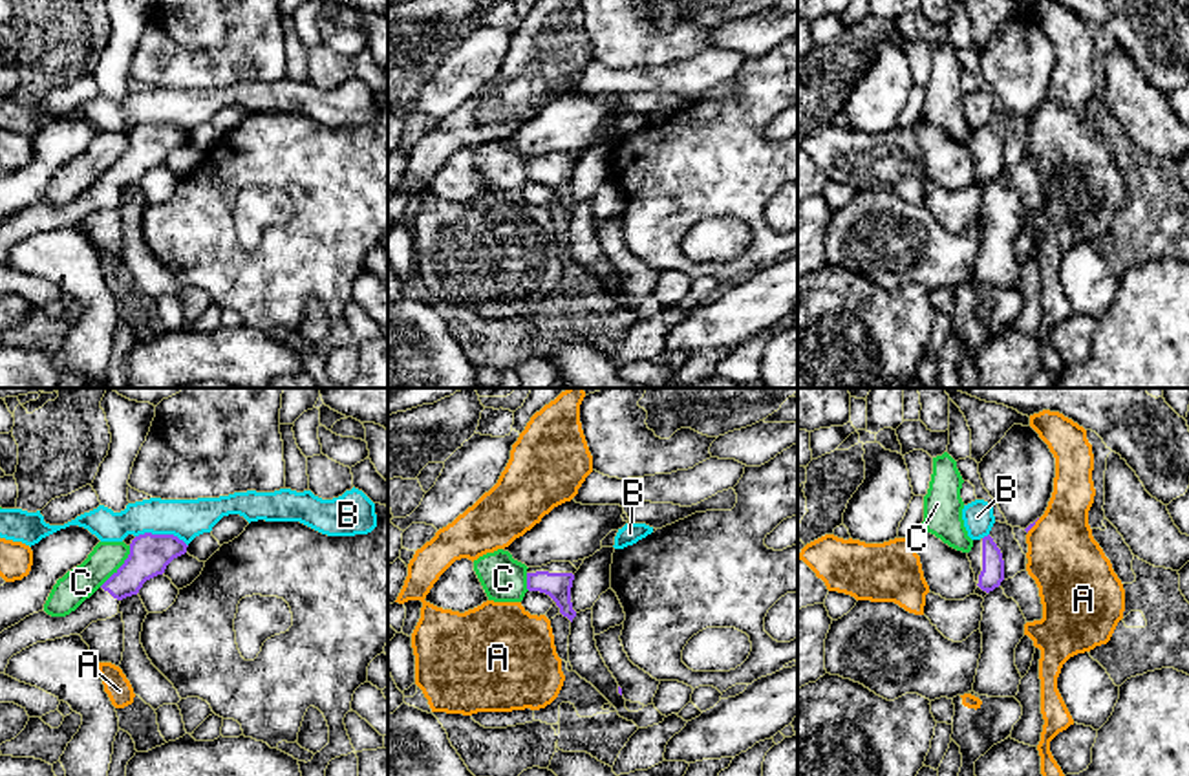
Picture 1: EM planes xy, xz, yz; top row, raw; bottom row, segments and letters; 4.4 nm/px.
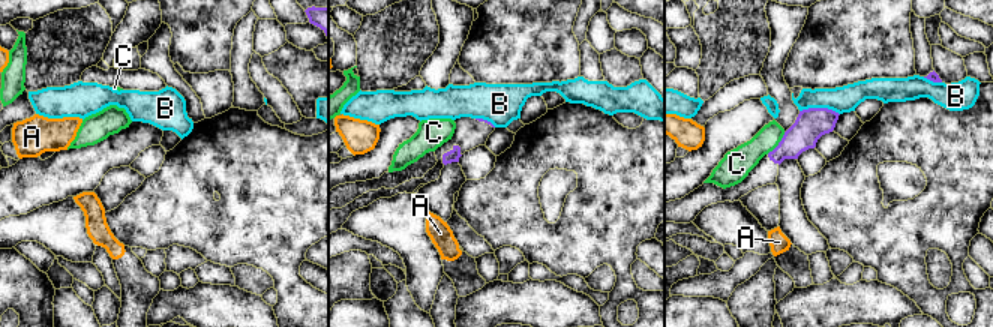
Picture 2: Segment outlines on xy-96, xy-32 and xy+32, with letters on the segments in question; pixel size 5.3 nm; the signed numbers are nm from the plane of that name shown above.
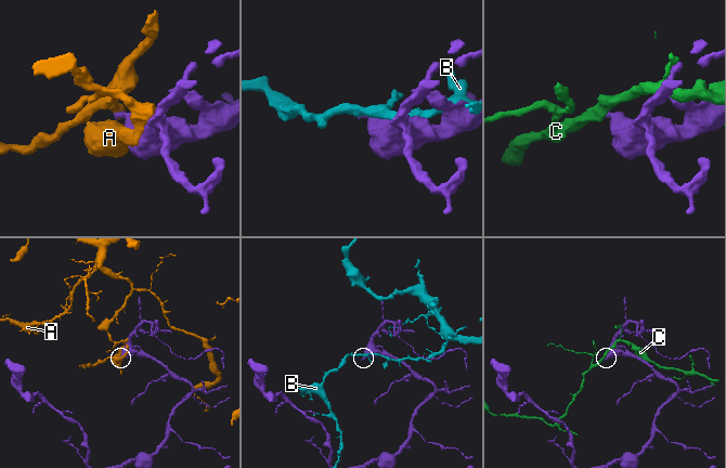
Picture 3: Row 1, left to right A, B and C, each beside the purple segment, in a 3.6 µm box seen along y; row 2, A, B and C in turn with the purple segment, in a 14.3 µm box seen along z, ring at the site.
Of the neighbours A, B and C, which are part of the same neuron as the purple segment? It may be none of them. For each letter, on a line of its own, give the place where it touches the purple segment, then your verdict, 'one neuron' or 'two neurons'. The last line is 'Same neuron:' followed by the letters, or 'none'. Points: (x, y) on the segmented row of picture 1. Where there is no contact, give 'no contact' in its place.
A: yz (1032, 526) | two neurons
B: xy (161, 535) | two neurons
C: xy (121, 566) | two neurons
Same neuron: none

